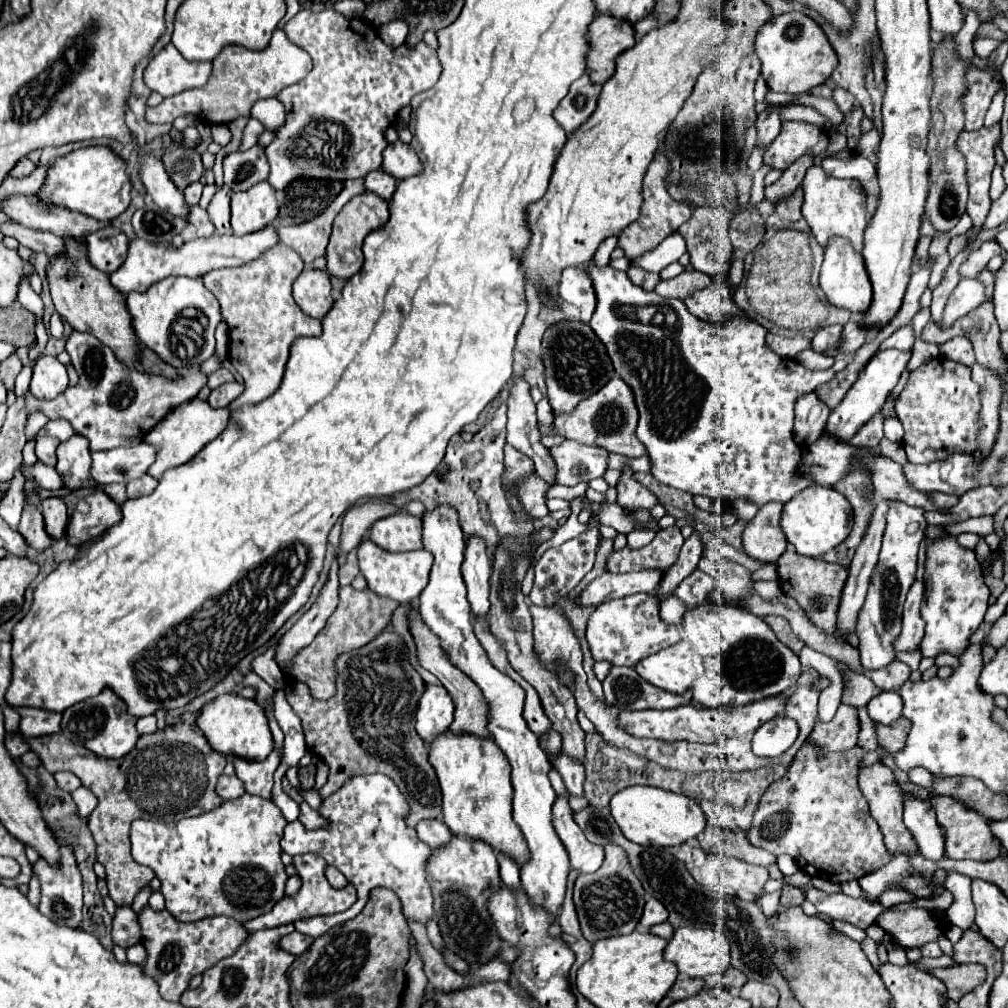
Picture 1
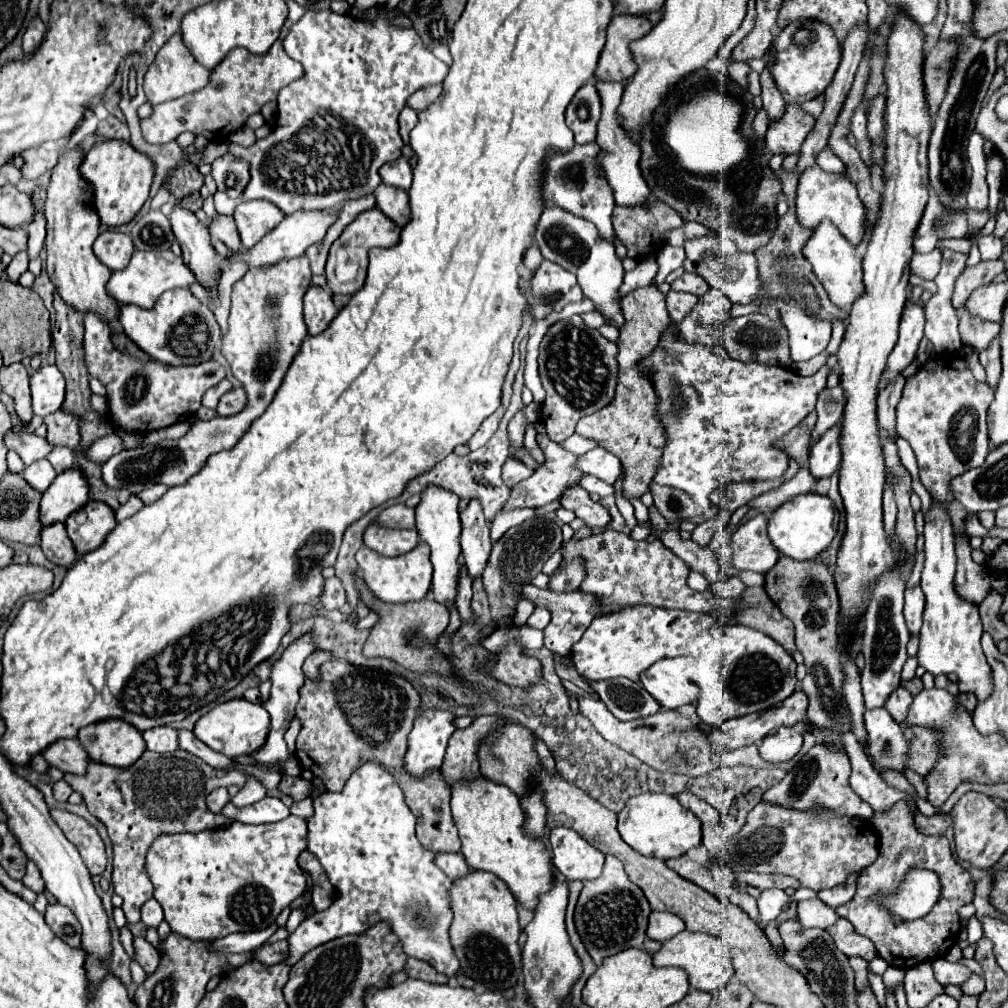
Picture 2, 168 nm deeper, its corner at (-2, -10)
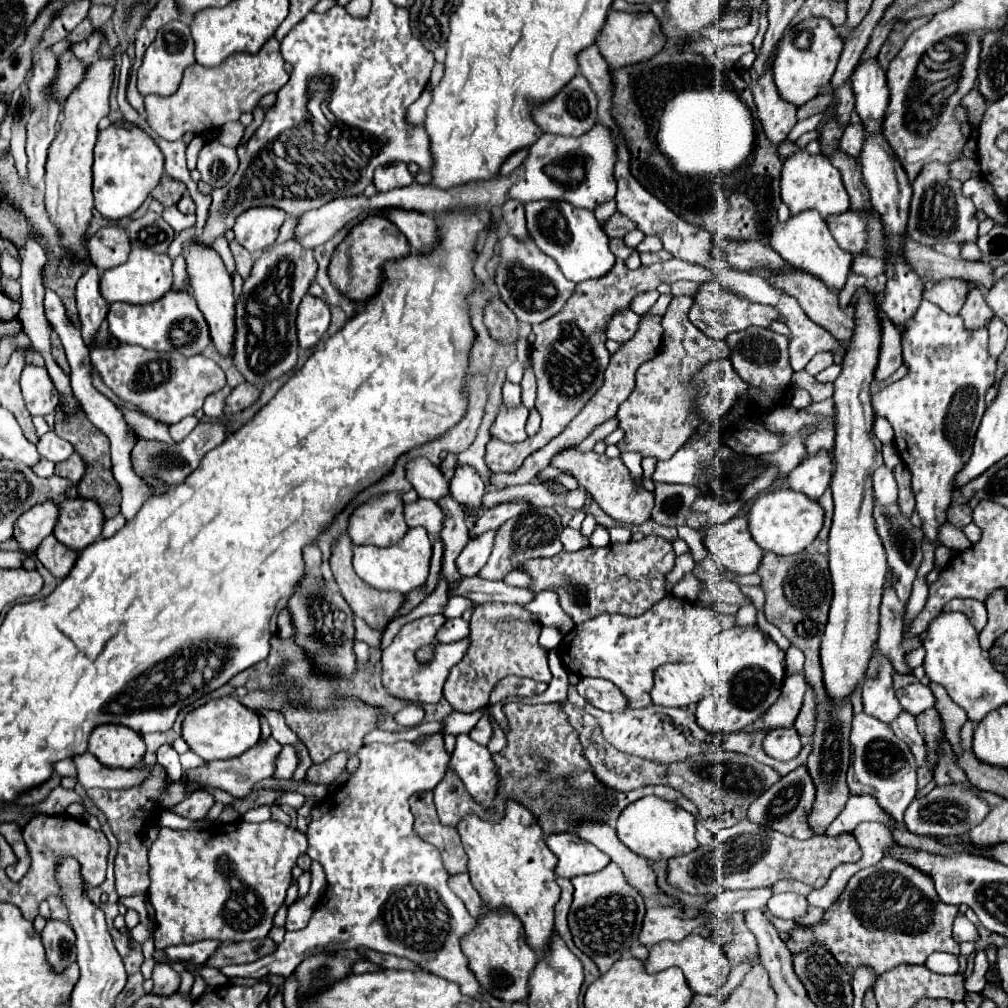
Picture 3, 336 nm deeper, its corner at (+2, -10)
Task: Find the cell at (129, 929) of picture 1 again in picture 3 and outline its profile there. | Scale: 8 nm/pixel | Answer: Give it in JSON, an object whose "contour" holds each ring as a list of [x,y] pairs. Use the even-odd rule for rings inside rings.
{"contour":[[[154,964],[152,970],[152,980],[154,980],[154,992],[176,992],[180,984],[178,972],[174,972],[168,964]]]}

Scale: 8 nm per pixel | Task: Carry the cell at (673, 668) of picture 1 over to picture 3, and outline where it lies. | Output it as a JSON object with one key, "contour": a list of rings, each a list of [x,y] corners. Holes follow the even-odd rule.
{"contour":[[[662,664],[654,670],[652,702],[686,708],[702,698],[706,684],[692,664]]]}

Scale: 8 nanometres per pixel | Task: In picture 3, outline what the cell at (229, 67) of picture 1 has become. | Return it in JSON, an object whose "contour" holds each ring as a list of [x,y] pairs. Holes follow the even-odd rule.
{"contour":[[[270,38],[258,54],[236,52],[226,58],[220,66],[206,68],[194,64],[186,68],[184,80],[172,98],[146,96],[146,120],[150,128],[164,140],[180,140],[186,132],[208,134],[224,126],[226,122],[236,122],[244,112],[252,112],[258,100],[270,92],[278,92],[288,82],[288,72],[284,68],[284,58],[280,56],[280,42]]]}

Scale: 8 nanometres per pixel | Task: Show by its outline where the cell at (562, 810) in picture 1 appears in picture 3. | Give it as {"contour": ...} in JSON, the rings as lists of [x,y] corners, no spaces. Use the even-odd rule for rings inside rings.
{"contour":[[[558,832],[546,838],[546,846],[556,854],[556,874],[562,878],[574,878],[580,874],[594,874],[602,870],[610,858],[594,844],[578,838],[572,832]]]}

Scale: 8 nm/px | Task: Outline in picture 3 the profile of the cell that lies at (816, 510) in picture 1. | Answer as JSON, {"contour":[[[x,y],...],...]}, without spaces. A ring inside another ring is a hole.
{"contour":[[[782,488],[756,498],[748,514],[748,524],[752,538],[758,542],[762,550],[774,552],[778,556],[790,556],[806,550],[814,542],[824,524],[824,508],[816,500],[810,500],[800,492]]]}

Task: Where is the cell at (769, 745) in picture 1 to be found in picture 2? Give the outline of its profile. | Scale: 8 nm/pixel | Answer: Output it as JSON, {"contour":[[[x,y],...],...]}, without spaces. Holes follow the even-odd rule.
{"contour":[[[780,728],[776,732],[770,732],[760,742],[760,756],[766,762],[778,764],[792,760],[802,748],[802,732],[798,728]]]}

